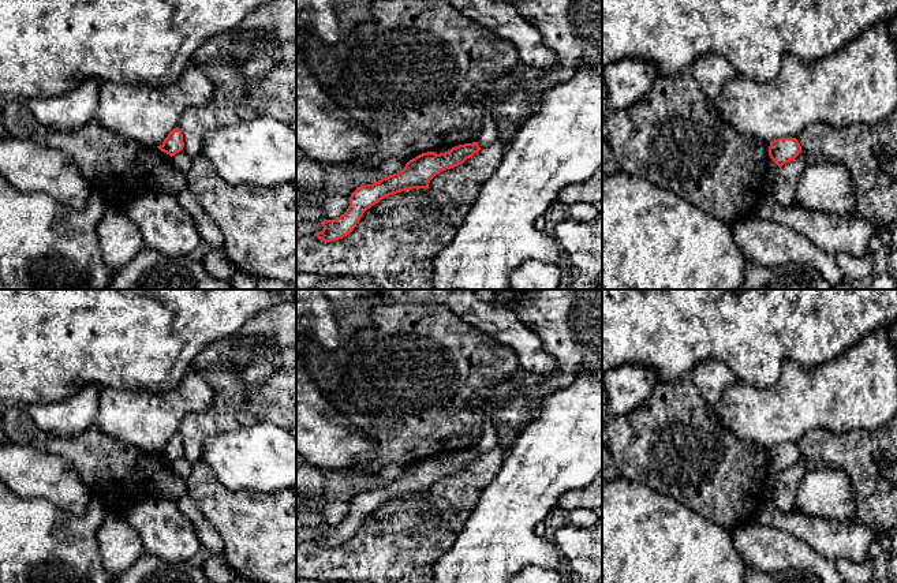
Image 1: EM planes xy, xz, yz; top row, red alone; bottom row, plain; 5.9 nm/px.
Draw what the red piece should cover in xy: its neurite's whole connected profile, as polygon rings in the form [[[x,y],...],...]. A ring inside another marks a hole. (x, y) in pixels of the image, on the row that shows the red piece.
[[[179,127],[173,128],[165,141],[157,146],[161,152],[169,154],[171,157],[175,156],[176,153],[182,152],[184,147],[183,142],[183,134],[179,130]]]

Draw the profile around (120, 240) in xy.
[[[116,209],[105,212],[97,227],[97,235],[102,257],[113,270],[130,264],[145,247],[139,228],[124,212]]]

